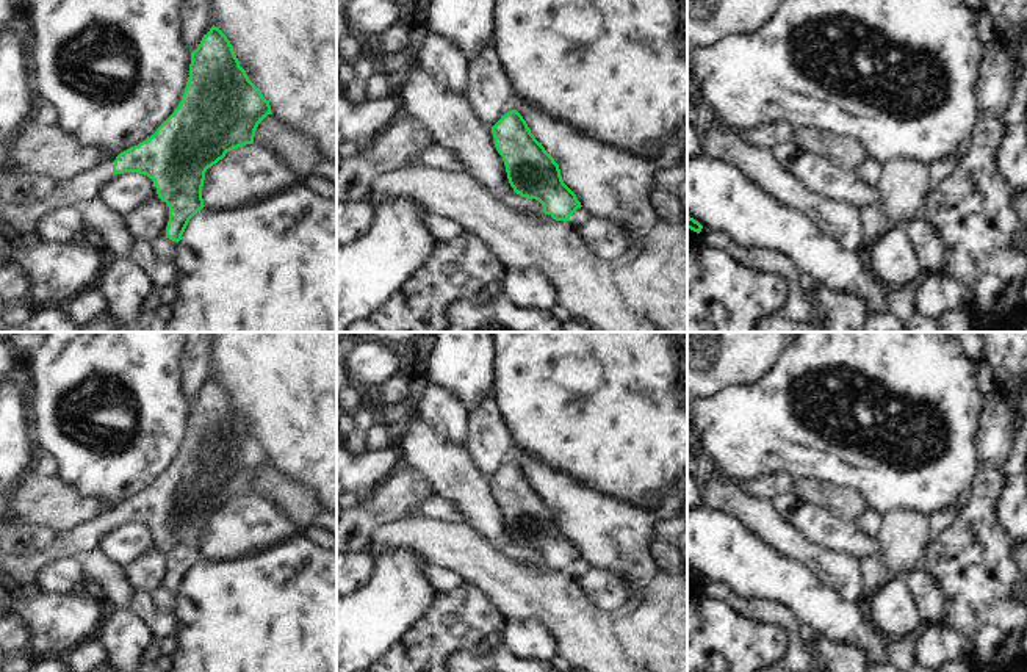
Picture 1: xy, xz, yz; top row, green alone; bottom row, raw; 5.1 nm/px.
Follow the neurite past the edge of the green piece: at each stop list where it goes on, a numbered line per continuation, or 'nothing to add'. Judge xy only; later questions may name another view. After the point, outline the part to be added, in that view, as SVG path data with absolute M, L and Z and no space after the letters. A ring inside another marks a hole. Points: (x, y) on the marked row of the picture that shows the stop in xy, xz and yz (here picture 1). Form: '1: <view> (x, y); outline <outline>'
1: xy (19, 223); outline M103 160L99 166L78 179L59 183L42 202L31 207L11 207L0 199L0 219L8 241L27 241L36 235L41 222L58 210L83 208L100 188L113 179L113 163Z

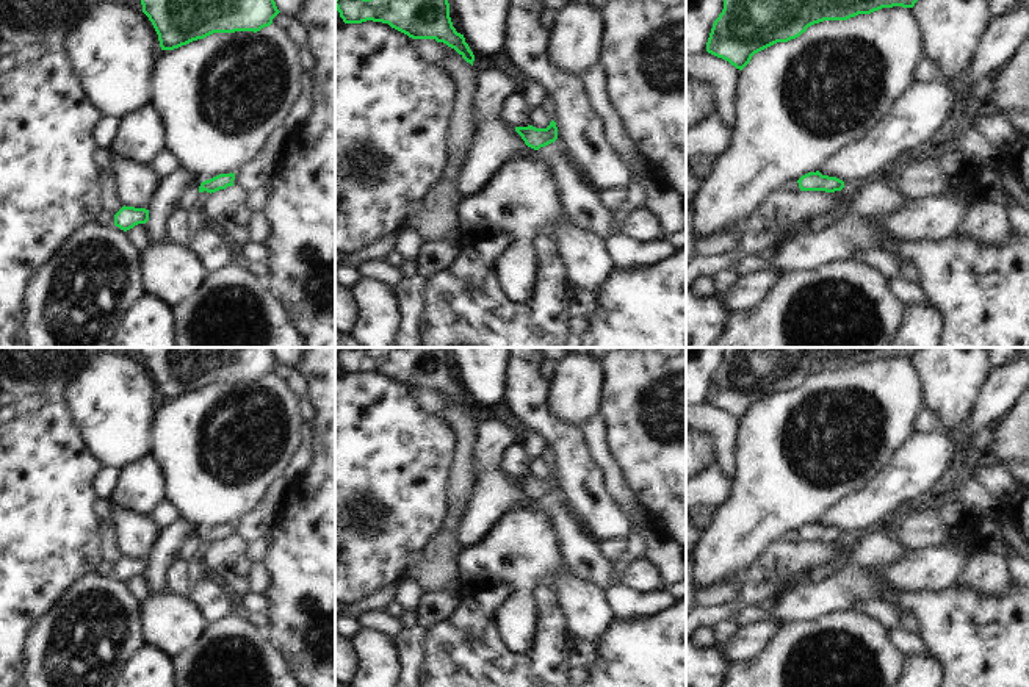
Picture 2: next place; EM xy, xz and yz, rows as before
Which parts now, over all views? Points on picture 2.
nothing to add

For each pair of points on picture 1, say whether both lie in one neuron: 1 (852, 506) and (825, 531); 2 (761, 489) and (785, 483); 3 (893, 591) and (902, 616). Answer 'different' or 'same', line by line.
1: different
2: same
3: same

